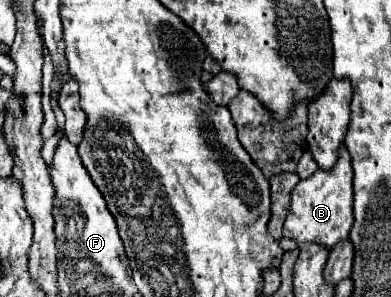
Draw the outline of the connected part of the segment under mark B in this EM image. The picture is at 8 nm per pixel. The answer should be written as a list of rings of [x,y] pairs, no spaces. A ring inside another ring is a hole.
[[[346,147],[340,149],[338,163],[332,171],[318,169],[312,177],[300,181],[292,189],[292,205],[284,223],[284,237],[296,243],[318,243],[332,249],[338,241],[344,241],[352,227],[352,165]]]

